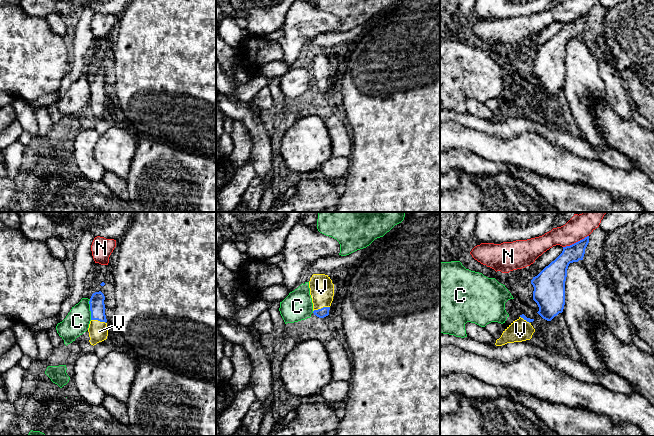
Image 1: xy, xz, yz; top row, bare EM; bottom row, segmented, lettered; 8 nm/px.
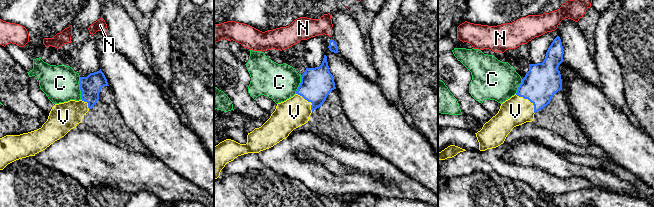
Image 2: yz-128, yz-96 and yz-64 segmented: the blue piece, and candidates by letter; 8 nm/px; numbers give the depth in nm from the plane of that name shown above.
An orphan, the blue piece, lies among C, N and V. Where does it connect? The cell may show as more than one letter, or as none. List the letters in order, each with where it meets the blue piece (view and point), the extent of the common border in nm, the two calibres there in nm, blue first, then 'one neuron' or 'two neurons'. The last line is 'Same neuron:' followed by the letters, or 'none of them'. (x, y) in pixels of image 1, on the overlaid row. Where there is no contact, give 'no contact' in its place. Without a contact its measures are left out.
C: xy (90, 309) | 170 nm | 130/200 nm | two neurons
N: yz (576, 242) | 220 nm | 140/190 nm | two neurons
V: xz (321, 308) | 140 nm | 80/190 nm | one neuron
Same neuron: V

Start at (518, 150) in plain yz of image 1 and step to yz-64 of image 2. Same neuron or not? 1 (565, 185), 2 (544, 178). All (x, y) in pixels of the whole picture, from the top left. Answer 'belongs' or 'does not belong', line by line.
1: does not belong
2: does not belong

